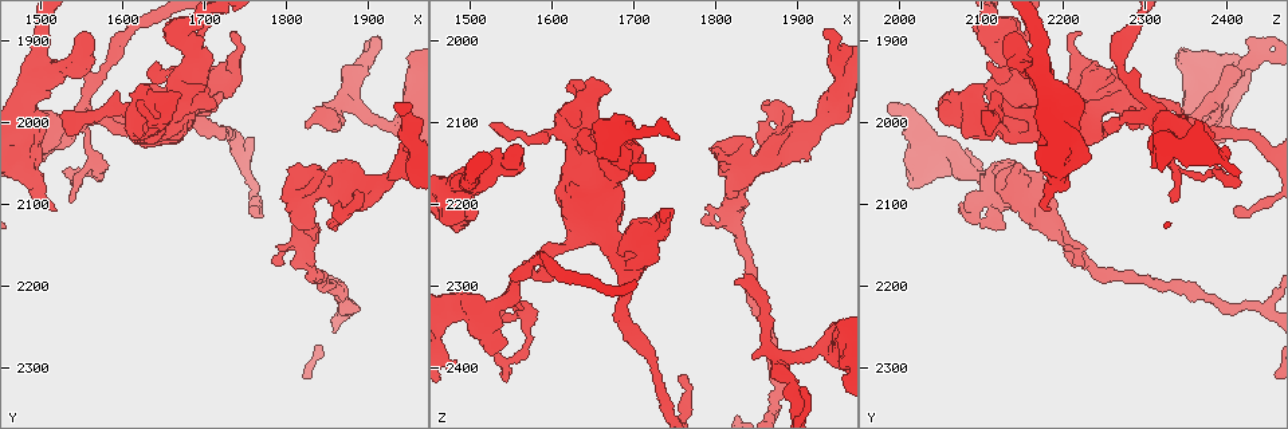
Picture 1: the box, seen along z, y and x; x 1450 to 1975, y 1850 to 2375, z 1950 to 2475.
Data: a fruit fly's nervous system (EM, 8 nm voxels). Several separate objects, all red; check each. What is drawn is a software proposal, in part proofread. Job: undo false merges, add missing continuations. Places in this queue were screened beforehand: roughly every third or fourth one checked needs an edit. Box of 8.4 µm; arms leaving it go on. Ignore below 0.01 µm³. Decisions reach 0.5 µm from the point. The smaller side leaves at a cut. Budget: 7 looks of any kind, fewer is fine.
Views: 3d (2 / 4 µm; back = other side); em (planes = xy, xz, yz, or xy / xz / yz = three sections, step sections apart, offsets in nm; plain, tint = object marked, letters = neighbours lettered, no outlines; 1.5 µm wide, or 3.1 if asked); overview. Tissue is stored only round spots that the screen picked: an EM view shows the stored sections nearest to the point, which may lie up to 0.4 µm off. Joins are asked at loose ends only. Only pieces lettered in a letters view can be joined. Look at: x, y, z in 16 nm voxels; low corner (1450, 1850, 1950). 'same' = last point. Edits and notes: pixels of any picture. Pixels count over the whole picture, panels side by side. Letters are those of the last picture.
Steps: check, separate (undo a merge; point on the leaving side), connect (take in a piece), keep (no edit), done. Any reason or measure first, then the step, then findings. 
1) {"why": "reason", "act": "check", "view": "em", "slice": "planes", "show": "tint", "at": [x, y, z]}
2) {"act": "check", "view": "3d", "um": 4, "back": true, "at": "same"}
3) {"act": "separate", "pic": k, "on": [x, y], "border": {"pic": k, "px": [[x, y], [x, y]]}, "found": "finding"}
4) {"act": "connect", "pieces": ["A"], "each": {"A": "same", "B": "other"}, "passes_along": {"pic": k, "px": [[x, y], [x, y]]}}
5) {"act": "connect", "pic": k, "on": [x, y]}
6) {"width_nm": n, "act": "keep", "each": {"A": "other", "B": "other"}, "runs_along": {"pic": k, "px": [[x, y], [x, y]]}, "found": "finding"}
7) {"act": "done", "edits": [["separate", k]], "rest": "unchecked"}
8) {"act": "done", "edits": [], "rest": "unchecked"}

{"why": "branch stops here", "act": "check", "view": "3d", "um": 4, "at": [1860, 2115, 2080]}

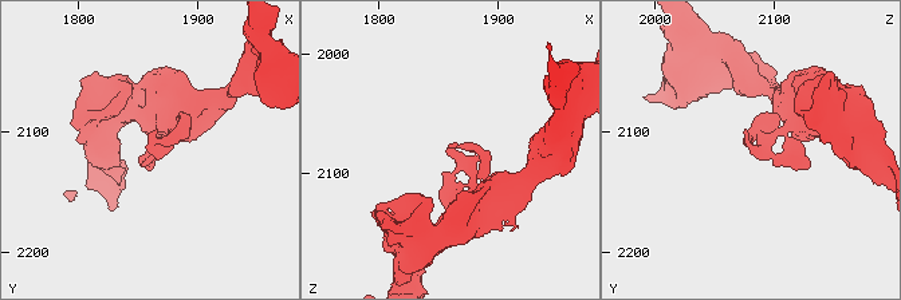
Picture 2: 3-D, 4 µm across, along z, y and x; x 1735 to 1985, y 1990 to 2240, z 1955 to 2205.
{"act": "check", "view": "em", "slice": "planes", "show": "letters", "at": [1854, 2114, 2080]}

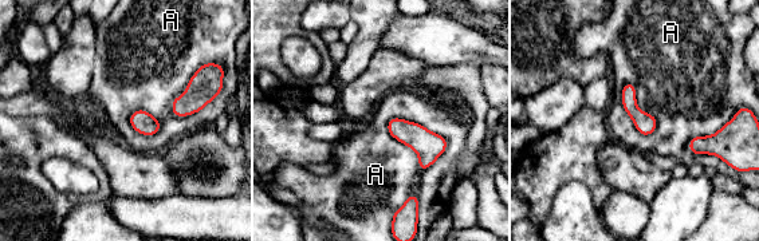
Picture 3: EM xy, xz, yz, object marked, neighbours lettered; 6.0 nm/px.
{"longest_contact_nm": ["A", 360], "act": "keep", "each": {"A": "other"}, "found": "none of them fits"}

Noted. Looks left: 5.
{"act": "check", "view": "3d", "um": 2, "at": [1520, 2105, 2185]}

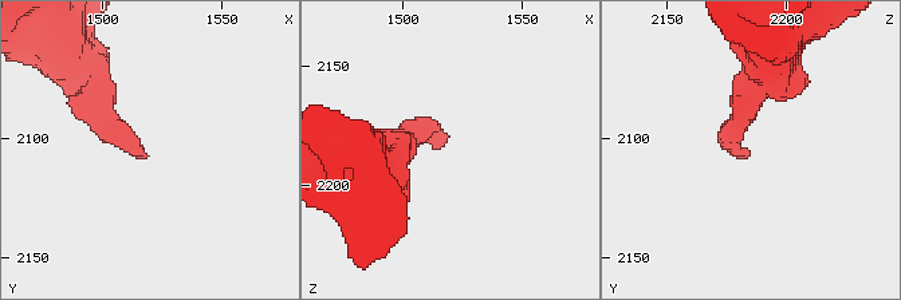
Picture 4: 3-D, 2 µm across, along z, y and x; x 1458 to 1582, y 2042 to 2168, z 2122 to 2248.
{"act": "check", "view": "em", "slice": "planes", "show": "tint", "at": [1518, 2106, 2182]}

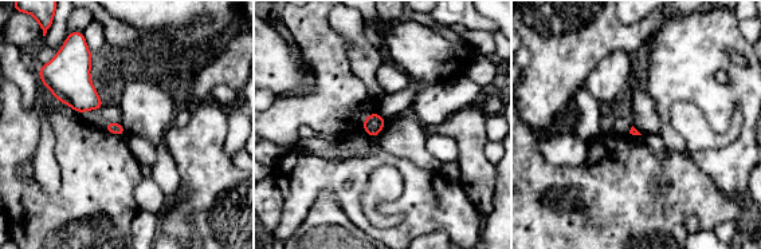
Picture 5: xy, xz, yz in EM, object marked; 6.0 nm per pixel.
{"why": "see the neighbours", "act": "check", "view": "em", "slice": "planes", "show": "letters", "at": "same"}

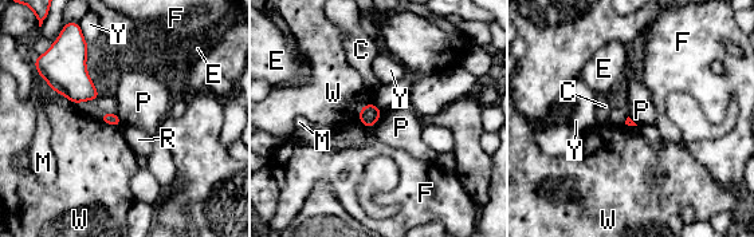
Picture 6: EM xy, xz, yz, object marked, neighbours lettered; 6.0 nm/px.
{"act": "keep", "each": {"C": "other", "E": "other", "F": "other", "M": "other", "P": "other", "R": "other", "W": "other", "Y": "other"}, "found": "no lettered piece goes on from it"}

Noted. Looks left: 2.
{"why": "an open end", "act": "check", "view": "em", "slice": "planes", "show": "letters", "at": [1545, 2075, 2420]}

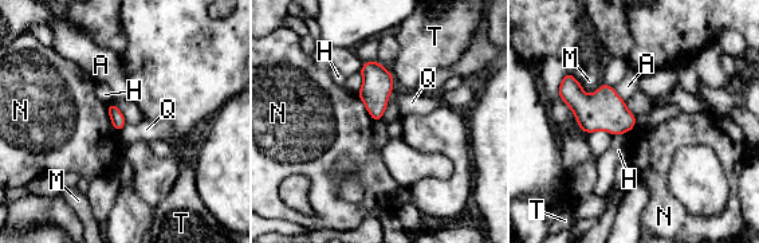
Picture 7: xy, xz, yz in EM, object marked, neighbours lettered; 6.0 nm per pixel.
{"width_nm": 80, "act": "keep", "each": {"A": "other", "H": "other", "M": "other", "N": "other", "Q": "other", "T": "other"}, "border": {"pic": 7, "px": [[126, 122], [118, 132]]}, "found": "no lettered piece goes on from it"}

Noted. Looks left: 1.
{"act": "done", "edits": [], "rest": "unchecked"}

